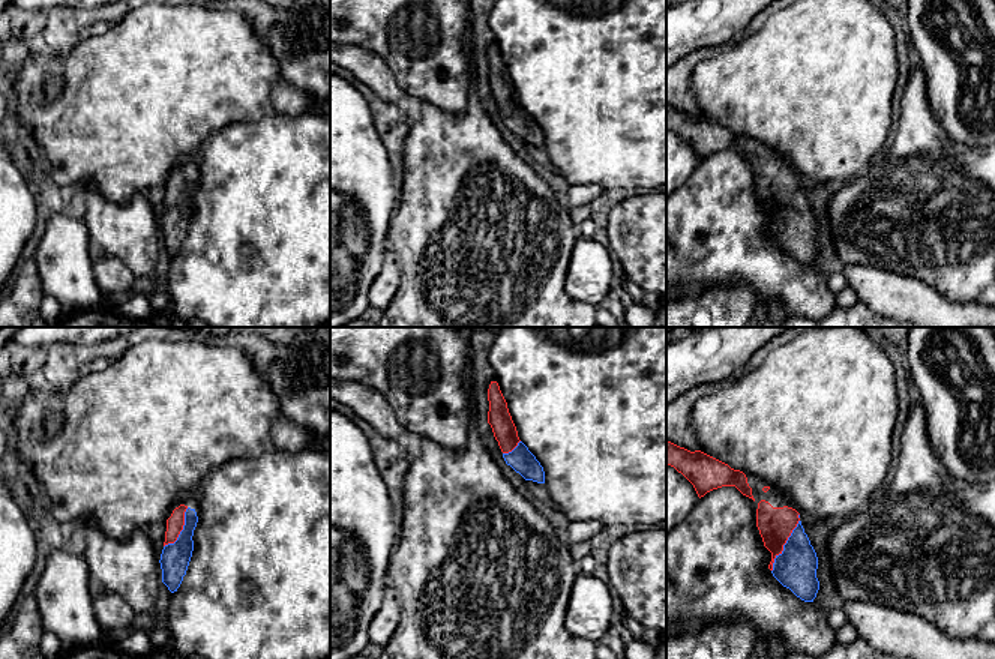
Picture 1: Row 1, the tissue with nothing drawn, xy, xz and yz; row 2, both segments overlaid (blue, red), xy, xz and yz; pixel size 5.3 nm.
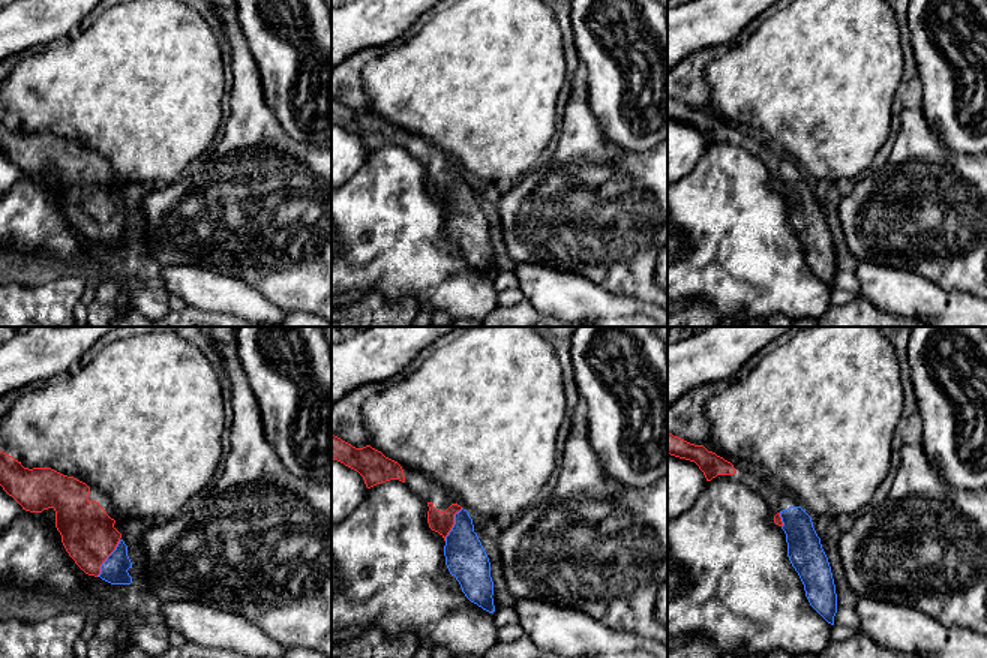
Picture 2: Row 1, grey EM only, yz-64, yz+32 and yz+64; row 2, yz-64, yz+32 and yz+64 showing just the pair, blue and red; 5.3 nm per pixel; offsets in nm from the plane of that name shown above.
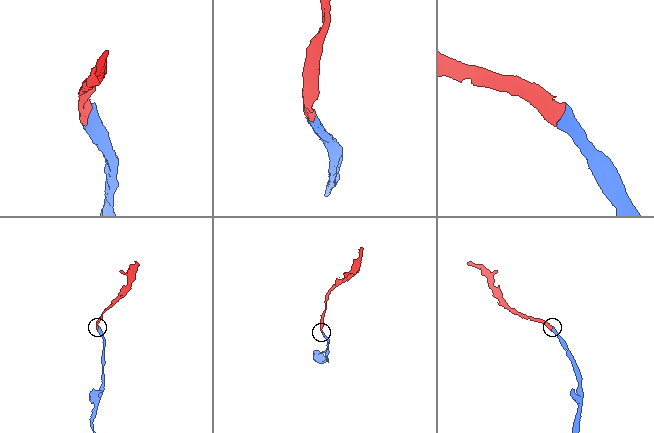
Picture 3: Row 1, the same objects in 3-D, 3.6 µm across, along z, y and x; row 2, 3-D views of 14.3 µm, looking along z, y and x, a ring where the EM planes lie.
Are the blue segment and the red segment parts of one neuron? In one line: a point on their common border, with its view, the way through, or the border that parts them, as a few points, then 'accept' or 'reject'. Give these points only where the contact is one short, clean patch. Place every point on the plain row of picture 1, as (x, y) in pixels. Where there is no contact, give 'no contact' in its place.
contact yz (787, 206); way yz (796, 231), (787, 206), (775, 188); accept

